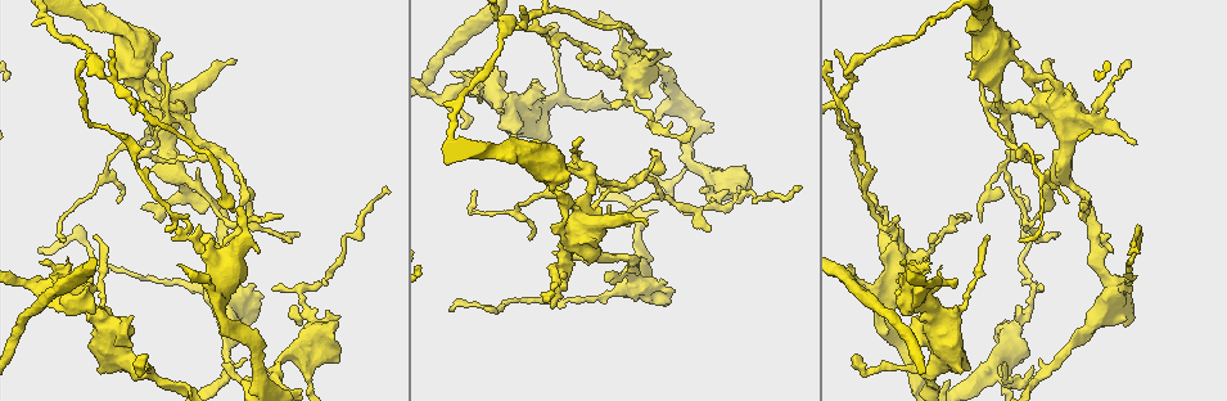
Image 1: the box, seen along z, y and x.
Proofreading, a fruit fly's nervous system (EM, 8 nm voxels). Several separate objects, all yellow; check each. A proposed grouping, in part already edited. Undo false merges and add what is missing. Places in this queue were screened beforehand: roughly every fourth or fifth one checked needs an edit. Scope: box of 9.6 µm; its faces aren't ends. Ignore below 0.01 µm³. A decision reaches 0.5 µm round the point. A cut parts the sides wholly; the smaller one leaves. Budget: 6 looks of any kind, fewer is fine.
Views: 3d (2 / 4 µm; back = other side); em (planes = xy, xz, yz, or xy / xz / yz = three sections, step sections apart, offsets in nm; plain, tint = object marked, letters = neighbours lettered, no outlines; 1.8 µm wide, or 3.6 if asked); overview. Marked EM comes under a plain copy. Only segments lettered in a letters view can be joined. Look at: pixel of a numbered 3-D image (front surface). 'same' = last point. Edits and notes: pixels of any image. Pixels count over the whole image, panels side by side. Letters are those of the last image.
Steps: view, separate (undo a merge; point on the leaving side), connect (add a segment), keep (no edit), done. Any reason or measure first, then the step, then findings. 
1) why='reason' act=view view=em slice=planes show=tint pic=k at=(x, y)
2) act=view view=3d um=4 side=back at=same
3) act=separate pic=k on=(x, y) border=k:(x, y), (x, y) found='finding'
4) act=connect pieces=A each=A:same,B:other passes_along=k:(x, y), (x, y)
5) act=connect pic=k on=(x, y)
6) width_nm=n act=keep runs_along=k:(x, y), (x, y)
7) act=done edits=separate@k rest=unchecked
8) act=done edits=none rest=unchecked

why='branch stops here' act=view view=em slice=xz step=4 show=letters pic=1 at=(143, 144)

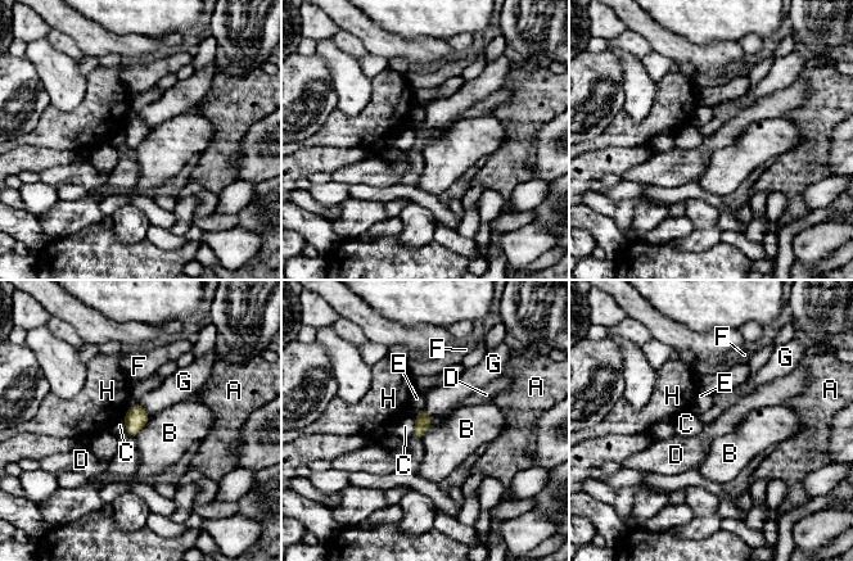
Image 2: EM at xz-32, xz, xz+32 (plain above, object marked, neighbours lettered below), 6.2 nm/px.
act=view view=em slice=planes show=letters at=same

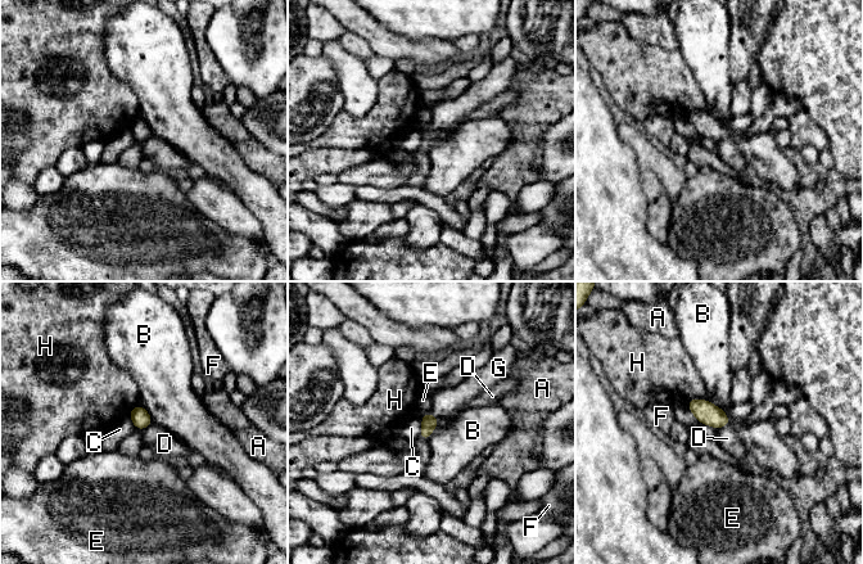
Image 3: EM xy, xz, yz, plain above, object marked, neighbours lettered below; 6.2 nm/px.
act=keep each=A:other,B:other,C:other,D:other,E:other,F:other,G:other,H:other border=3:(439, 418), (430, 434) found='no lettered segment goes on from it'

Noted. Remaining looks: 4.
why='calibre changes' act=view view=3d um=4 pic=1 at=(900, 253)

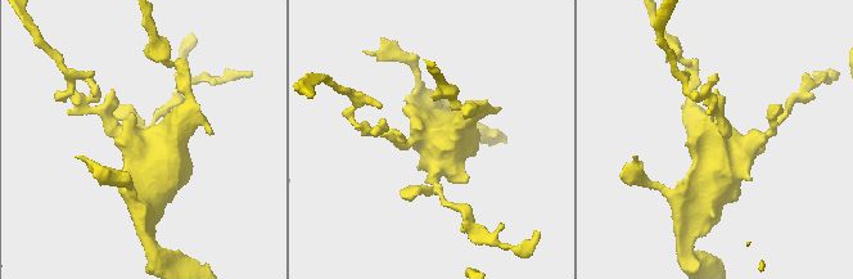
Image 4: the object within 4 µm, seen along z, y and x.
act=view view=em slice=planes show=tint pic=4 at=(422, 132)

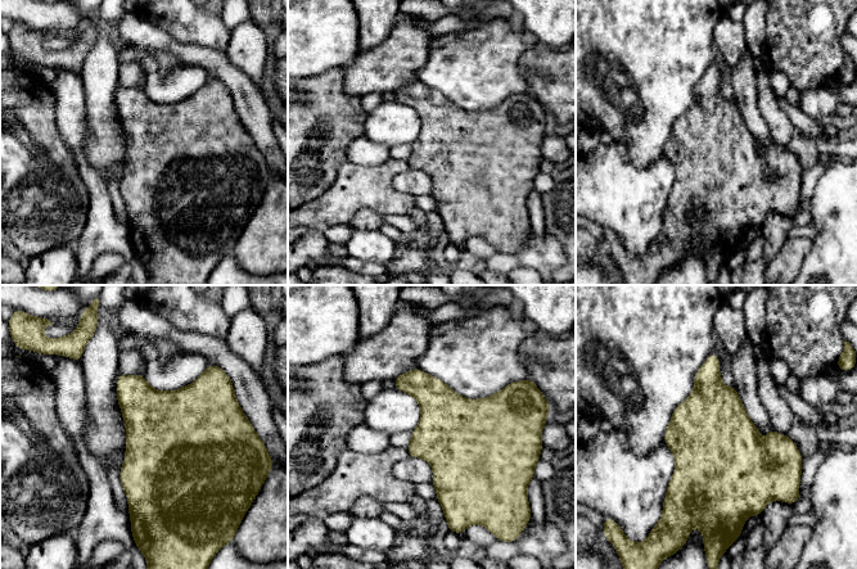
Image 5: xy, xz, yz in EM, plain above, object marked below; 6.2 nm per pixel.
act=view view=em slice=planes show=letters at=same

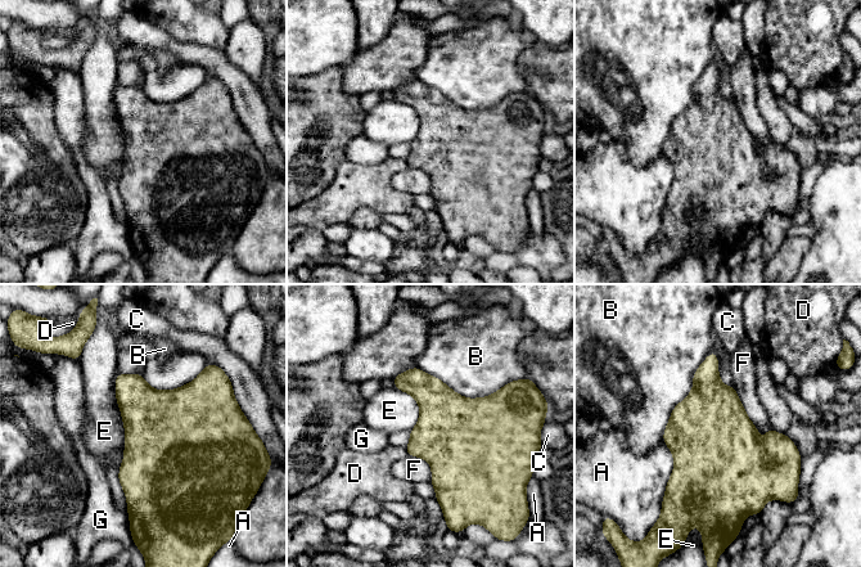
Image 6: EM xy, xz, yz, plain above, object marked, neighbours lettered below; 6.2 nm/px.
width_nm=480 act=keep each=A:other,B:other,C:other,D:other,E:other,F:other,G:other border=6:(117, 373), (120, 467) found='one neuron here'

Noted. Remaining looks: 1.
why='an open end' act=view view=em slice=planes show=letters pic=1 at=(448, 308)

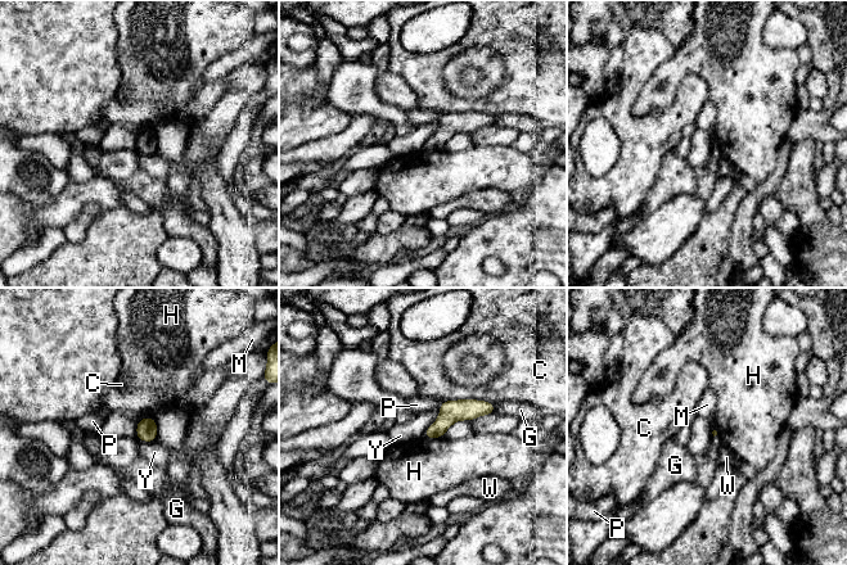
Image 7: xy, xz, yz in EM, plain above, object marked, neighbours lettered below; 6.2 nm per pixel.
act=keep each=C:other,G:other,H:other,M:other,P:other,W:other,Y:other border=7:(136, 421), (136, 435), (153, 442) found='no lettered segment goes on from it'

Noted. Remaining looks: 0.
act=done edits=none rest=unchecked

